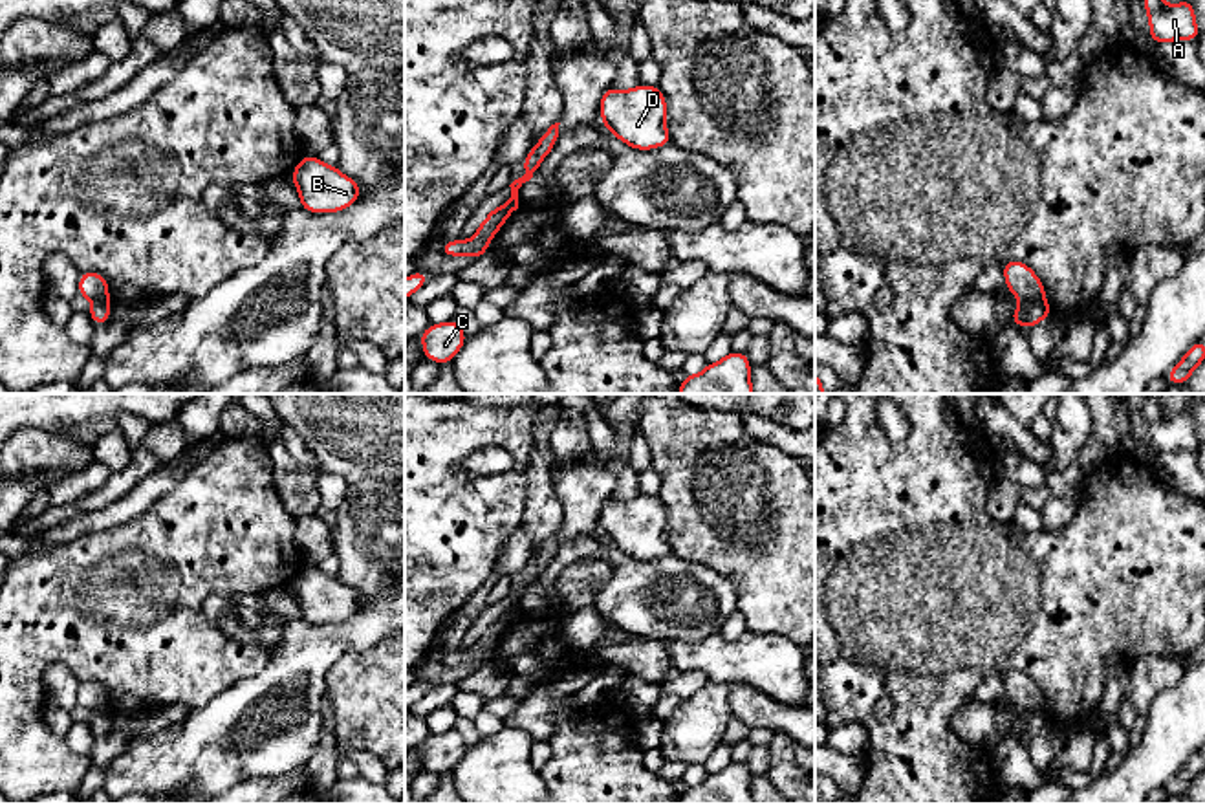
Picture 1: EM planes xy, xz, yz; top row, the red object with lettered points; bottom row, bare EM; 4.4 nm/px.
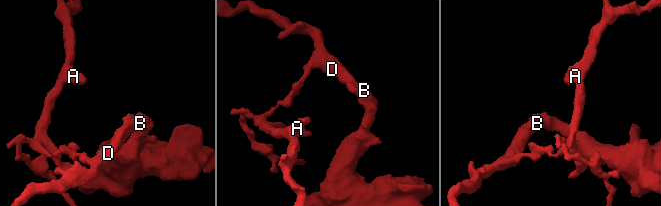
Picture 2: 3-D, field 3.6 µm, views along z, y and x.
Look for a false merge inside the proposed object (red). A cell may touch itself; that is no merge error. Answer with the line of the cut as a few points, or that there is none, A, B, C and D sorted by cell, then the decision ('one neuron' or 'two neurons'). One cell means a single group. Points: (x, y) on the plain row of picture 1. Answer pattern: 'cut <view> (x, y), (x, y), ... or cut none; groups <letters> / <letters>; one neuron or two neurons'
cut yz (1044, 709), (1030, 713); groups A C / B D; two neurons

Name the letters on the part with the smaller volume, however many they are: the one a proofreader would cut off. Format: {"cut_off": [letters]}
{"cut_off": ["A", "C"]}

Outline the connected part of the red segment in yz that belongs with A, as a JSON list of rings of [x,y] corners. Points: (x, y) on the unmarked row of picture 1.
[[[1150,394],[1146,397],[1143,416],[1148,425],[1150,449],[1154,454],[1159,456],[1174,451],[1198,451],[1200,440],[1196,434],[1194,414],[1190,410],[1168,416],[1157,396]]]

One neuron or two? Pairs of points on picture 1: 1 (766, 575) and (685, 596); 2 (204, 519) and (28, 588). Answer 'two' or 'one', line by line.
1: two
2: one

